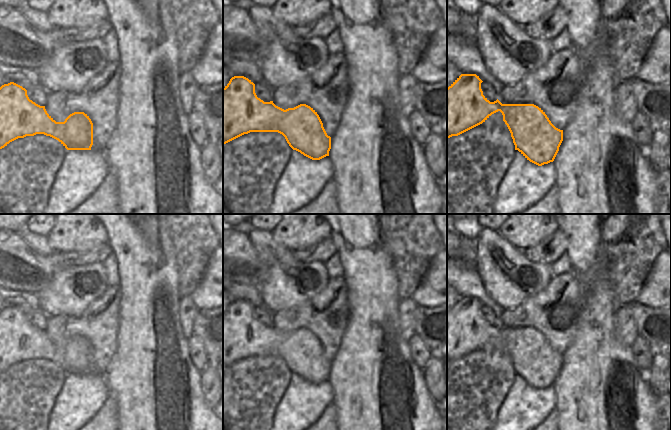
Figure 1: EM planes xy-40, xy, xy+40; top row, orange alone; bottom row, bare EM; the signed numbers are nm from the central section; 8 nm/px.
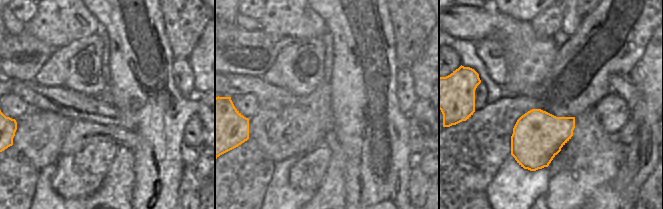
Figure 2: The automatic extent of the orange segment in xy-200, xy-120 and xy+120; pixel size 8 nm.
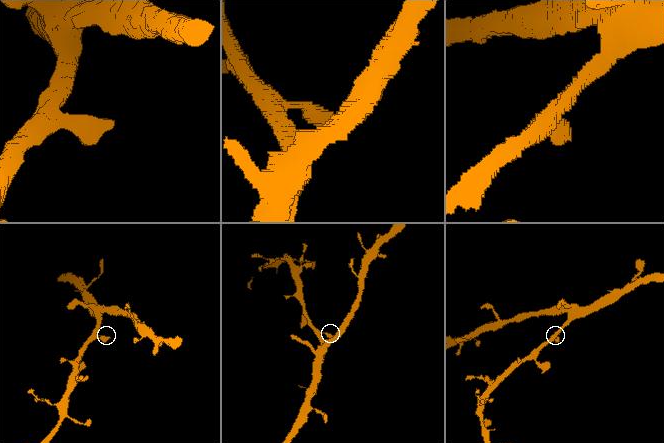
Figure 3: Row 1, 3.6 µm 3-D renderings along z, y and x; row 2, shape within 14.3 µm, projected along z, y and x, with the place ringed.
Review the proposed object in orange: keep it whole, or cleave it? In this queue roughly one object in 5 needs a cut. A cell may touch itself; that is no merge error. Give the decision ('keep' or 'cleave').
keep

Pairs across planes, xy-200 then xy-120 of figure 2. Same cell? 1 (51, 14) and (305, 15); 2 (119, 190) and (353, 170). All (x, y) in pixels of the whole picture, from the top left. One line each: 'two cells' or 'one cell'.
1: one cell
2: two cells

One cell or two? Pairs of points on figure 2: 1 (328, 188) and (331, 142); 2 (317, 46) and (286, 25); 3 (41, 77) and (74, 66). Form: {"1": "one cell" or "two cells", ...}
{"1": "one cell", "2": "two cells", "3": "one cell"}

